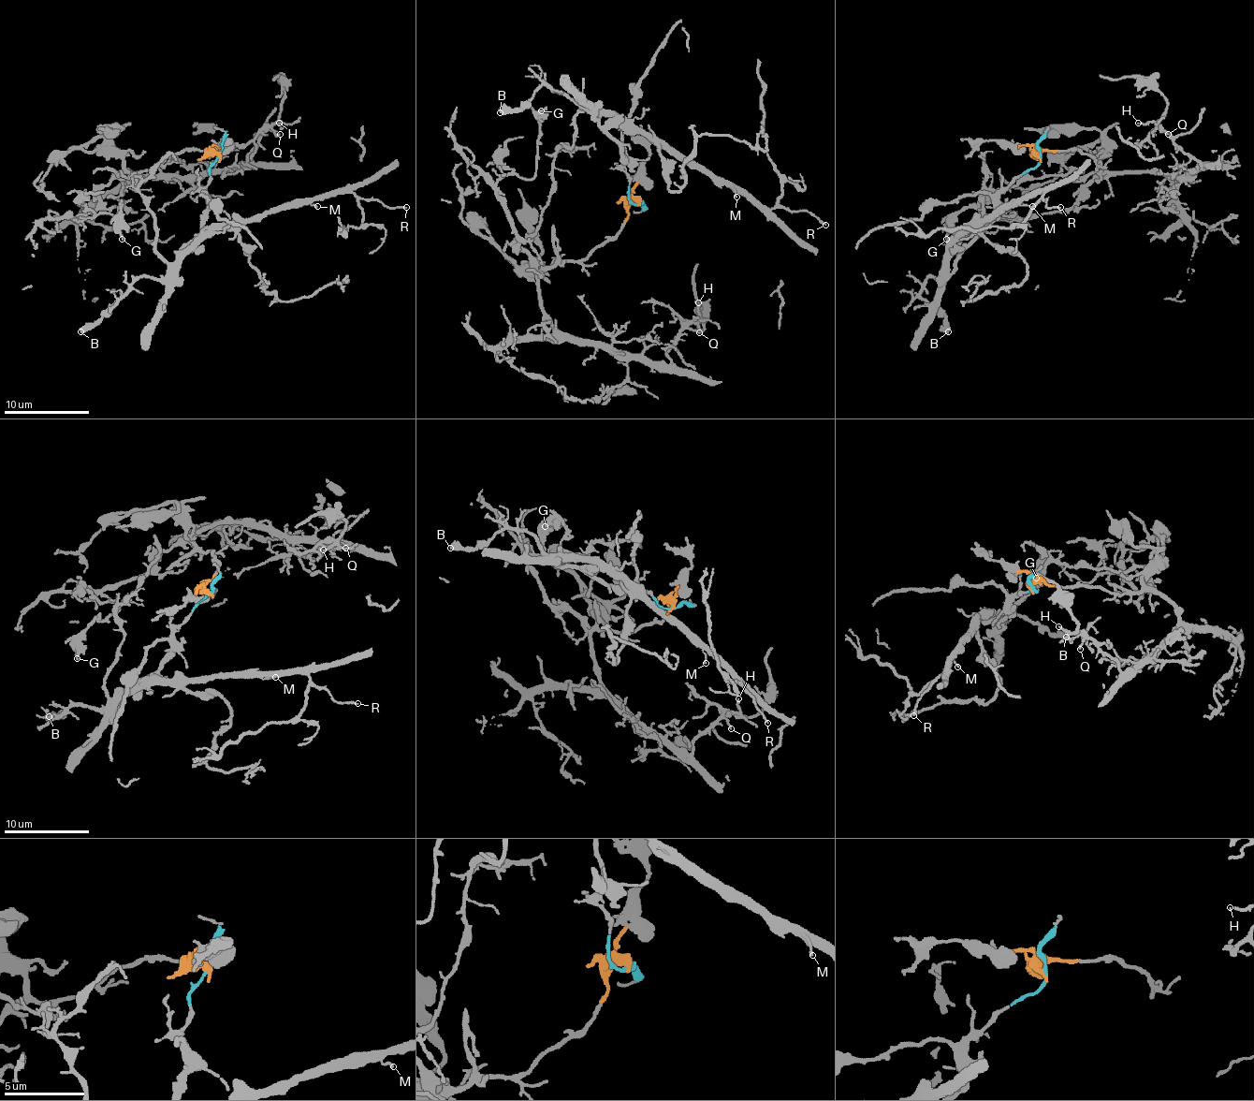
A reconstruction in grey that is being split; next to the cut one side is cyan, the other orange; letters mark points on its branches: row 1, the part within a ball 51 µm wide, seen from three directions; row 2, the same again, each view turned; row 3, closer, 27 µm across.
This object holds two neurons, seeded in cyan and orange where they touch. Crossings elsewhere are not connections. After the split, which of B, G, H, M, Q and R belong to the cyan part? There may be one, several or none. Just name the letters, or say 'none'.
B, M, R

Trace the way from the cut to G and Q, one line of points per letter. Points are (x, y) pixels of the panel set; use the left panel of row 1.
G: (218, 155), (171, 154), (114, 177), (96, 207), (76, 219), (118, 215), (120, 207), (123, 239)
Q: (218, 155), (211, 150), (183, 150), (152, 168), (120, 173), (196, 177), (247, 164), (265, 130), (279, 135)

